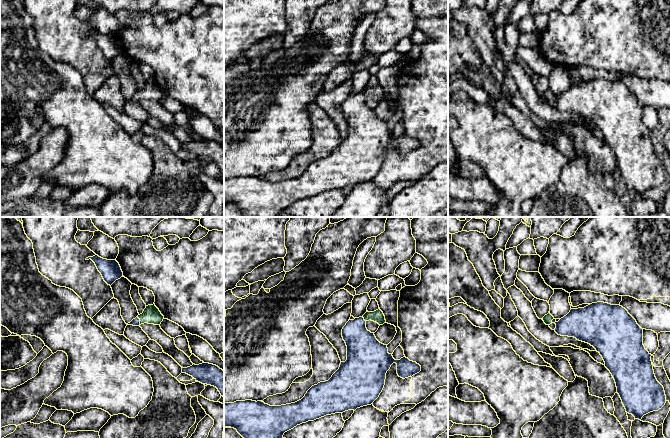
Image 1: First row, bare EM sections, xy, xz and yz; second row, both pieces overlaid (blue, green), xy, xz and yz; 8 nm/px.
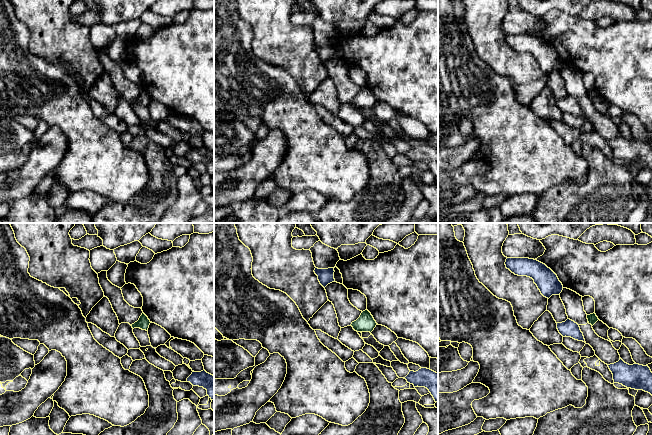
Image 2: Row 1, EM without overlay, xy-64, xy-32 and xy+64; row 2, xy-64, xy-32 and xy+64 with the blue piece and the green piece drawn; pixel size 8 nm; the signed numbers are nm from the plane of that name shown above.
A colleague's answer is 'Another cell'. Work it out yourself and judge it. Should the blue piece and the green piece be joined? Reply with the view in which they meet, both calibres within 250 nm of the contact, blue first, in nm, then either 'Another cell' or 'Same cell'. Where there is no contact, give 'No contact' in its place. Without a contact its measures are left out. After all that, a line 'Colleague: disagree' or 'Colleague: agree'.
Touches blue in xy. Thickness 60 nm (blue) against 140 nm. Same cell
Colleague: disagree

